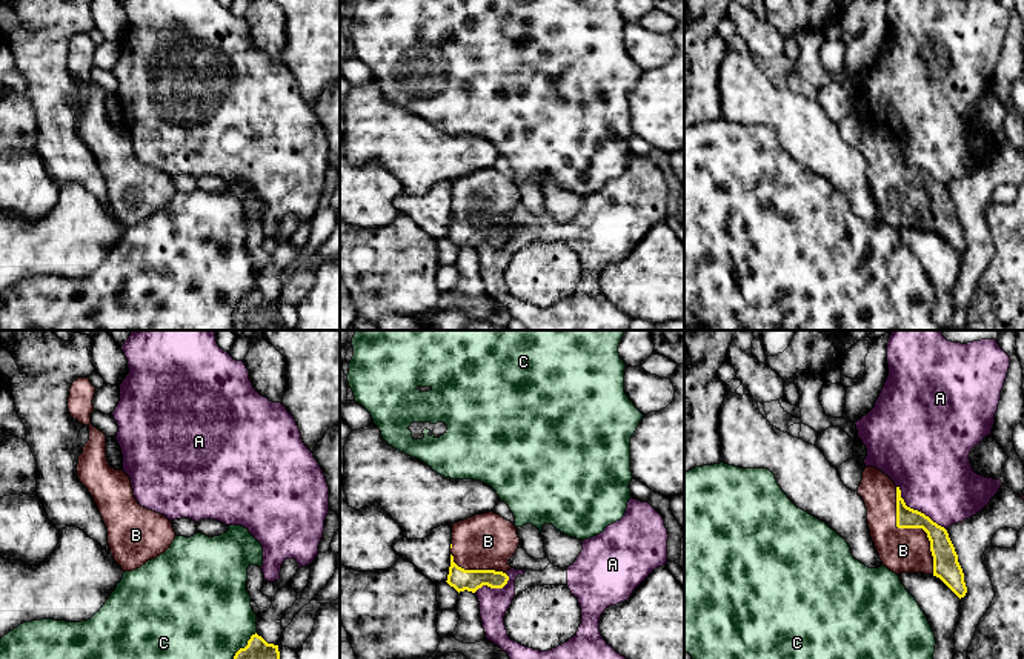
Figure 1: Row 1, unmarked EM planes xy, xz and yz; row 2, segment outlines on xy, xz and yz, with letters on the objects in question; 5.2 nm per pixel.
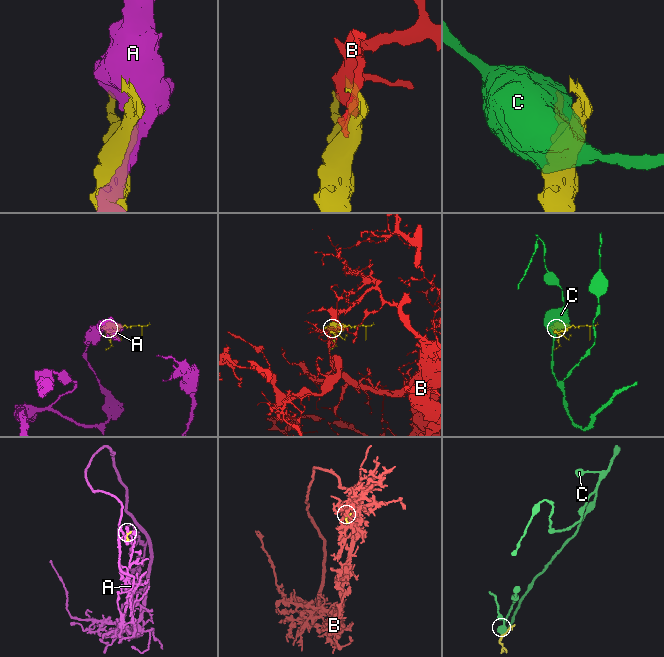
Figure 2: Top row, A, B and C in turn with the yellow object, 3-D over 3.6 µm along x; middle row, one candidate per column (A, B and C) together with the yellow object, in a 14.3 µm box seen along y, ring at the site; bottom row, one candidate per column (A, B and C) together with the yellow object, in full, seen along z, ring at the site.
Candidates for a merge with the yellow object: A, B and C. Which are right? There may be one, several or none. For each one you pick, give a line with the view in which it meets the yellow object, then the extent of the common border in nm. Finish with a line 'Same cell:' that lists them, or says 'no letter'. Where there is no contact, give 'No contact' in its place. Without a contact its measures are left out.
B: Touches yellow in yz. Shared border 500 nm
Same cell: B

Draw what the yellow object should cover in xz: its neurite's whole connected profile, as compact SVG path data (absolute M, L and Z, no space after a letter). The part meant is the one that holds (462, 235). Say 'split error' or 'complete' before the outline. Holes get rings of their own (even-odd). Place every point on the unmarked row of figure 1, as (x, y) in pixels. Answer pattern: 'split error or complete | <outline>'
split error | M494 167L455 178L452 181L450 223L446 238L458 249L464 246L475 249L483 241L503 244L509 237L506 227L512 224L507 218L518 201L517 183Z

